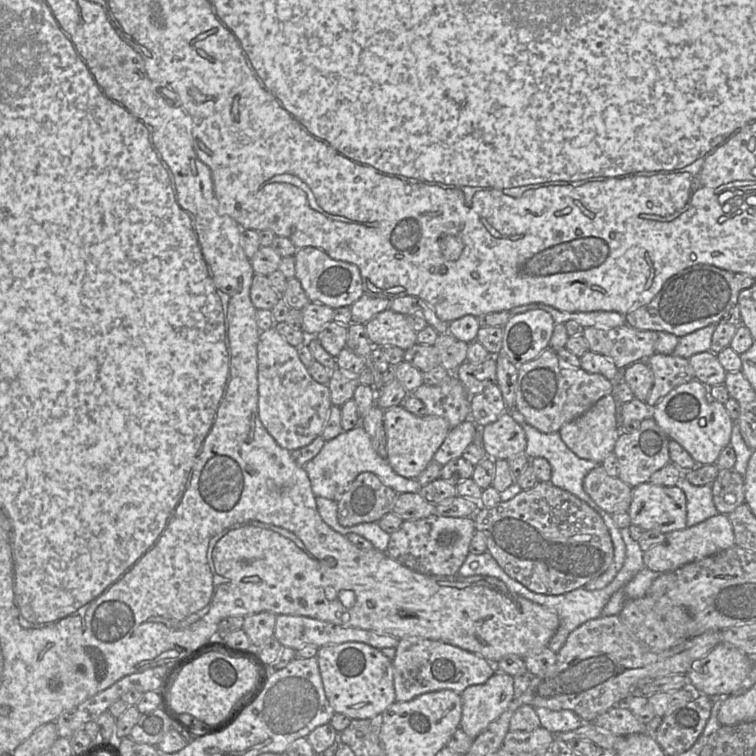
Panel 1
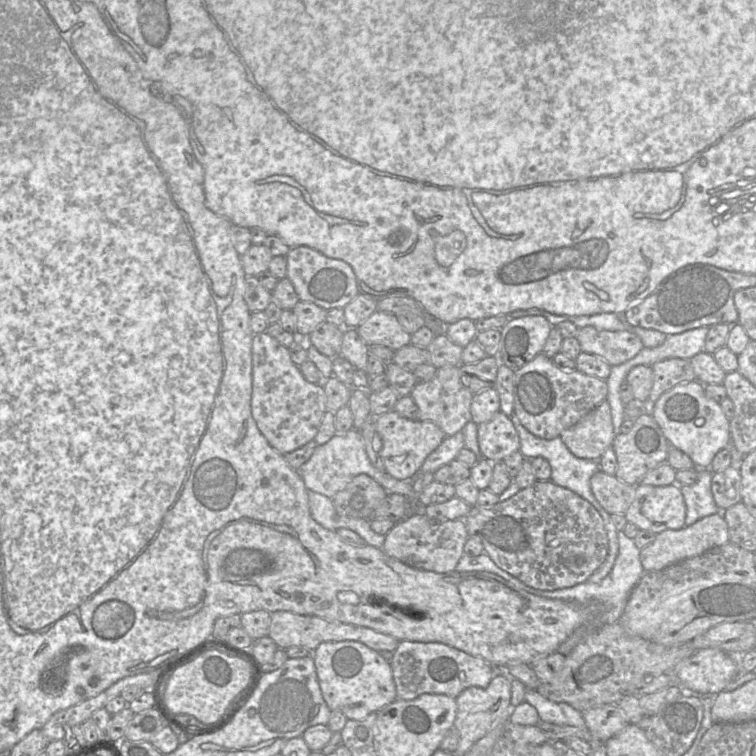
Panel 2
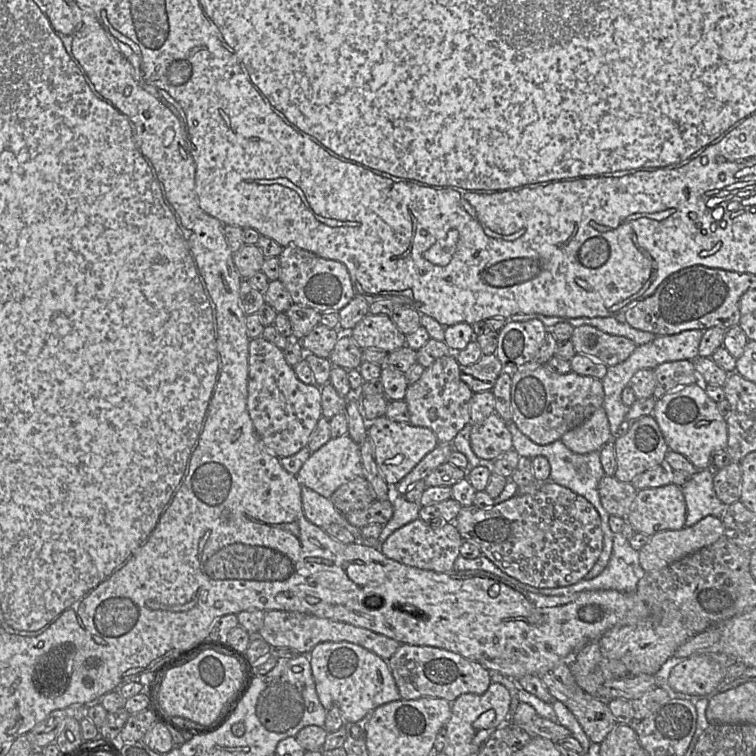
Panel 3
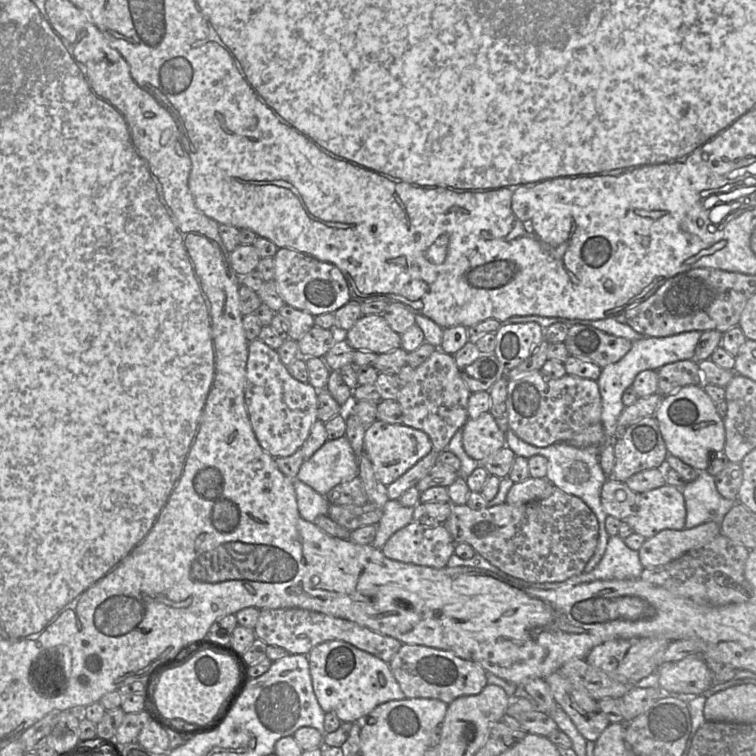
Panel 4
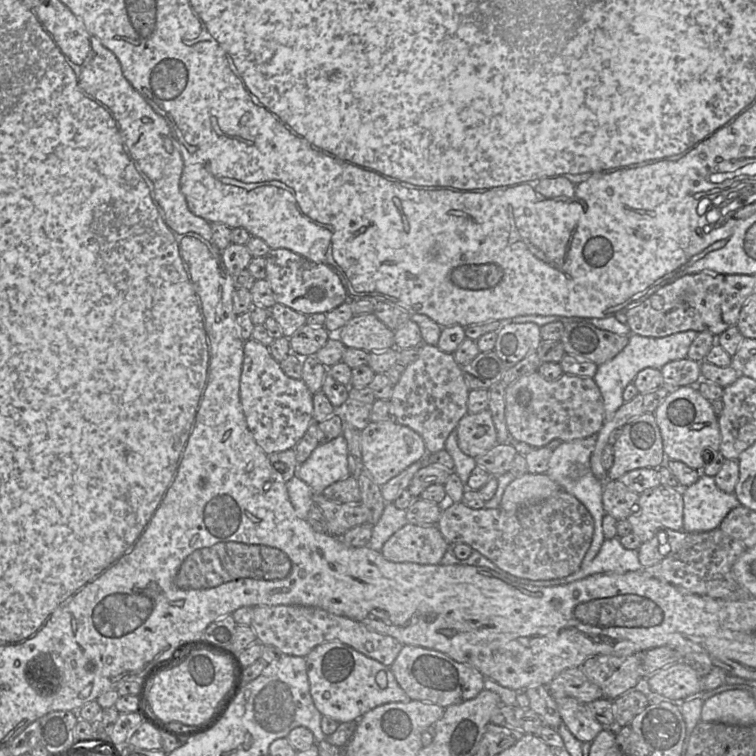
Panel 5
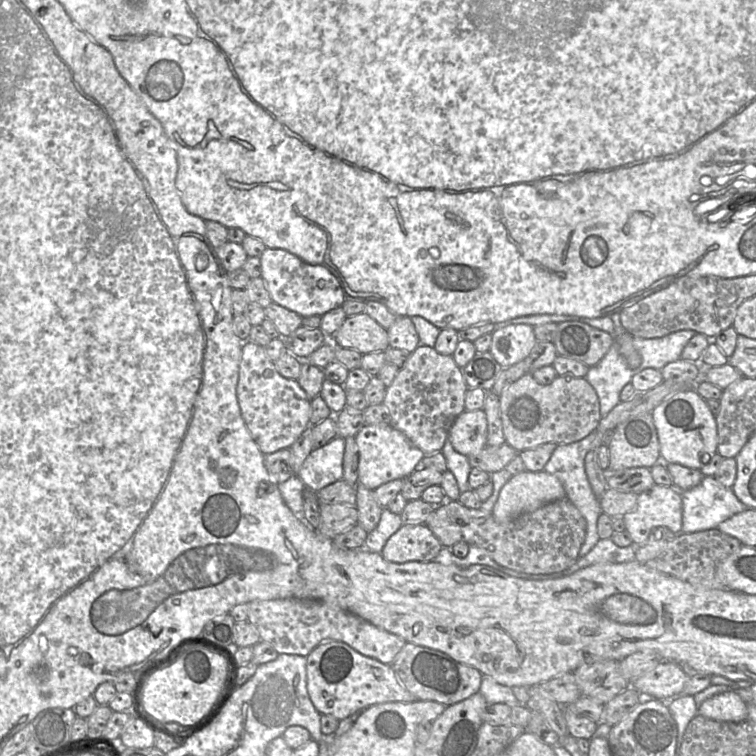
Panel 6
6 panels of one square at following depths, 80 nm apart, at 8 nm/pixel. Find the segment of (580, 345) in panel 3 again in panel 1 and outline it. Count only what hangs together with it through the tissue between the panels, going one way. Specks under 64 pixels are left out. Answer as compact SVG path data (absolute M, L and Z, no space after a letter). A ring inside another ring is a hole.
M624 323L615 328L585 327L582 335L586 339L590 351L603 355L612 361L619 370L624 370L630 364L636 361L646 361L656 353L655 343L658 332L665 331L639 330Z

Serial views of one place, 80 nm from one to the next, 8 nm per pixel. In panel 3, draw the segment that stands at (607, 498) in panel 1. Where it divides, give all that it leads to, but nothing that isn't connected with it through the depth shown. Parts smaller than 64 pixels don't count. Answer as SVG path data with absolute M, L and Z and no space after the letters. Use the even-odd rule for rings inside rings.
M603 476L598 484L600 501L609 515L625 518L635 500L637 489L631 482L621 482L614 476Z

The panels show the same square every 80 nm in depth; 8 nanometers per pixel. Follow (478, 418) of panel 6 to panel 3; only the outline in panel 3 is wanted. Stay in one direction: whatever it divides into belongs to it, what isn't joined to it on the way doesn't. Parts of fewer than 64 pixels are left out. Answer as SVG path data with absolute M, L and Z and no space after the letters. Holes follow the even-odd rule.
M496 412L472 424L470 445L474 454L484 462L492 462L513 449L507 424Z

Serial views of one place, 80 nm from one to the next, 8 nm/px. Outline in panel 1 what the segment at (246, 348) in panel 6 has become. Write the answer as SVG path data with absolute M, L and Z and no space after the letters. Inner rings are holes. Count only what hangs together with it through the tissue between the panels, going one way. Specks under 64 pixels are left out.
M275 329L260 332L257 356L257 405L263 427L282 448L293 451L310 444L321 436L332 406L327 384L316 382L301 362L297 348L290 345Z

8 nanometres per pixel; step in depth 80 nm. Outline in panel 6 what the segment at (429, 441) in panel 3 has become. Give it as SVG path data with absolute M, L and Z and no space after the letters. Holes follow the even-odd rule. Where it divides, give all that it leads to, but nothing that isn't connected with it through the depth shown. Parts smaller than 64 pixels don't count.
M390 424L365 425L355 435L355 440L359 452L358 483L370 490L396 479L405 479L421 466L425 456L404 433Z

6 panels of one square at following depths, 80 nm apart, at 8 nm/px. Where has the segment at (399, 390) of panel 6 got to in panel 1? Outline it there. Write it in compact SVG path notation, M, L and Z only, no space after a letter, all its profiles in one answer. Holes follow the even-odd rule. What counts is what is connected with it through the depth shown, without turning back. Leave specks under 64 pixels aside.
M448 374L438 385L423 383L412 394L425 404L427 415L445 418L451 428L470 419L471 396L455 374Z

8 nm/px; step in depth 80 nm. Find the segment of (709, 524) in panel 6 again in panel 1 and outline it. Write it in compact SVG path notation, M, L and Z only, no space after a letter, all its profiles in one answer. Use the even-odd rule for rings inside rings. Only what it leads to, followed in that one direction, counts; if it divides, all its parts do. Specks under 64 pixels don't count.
M682 477L678 487L686 497L686 525L691 527L718 513L712 494L712 485L693 485Z

